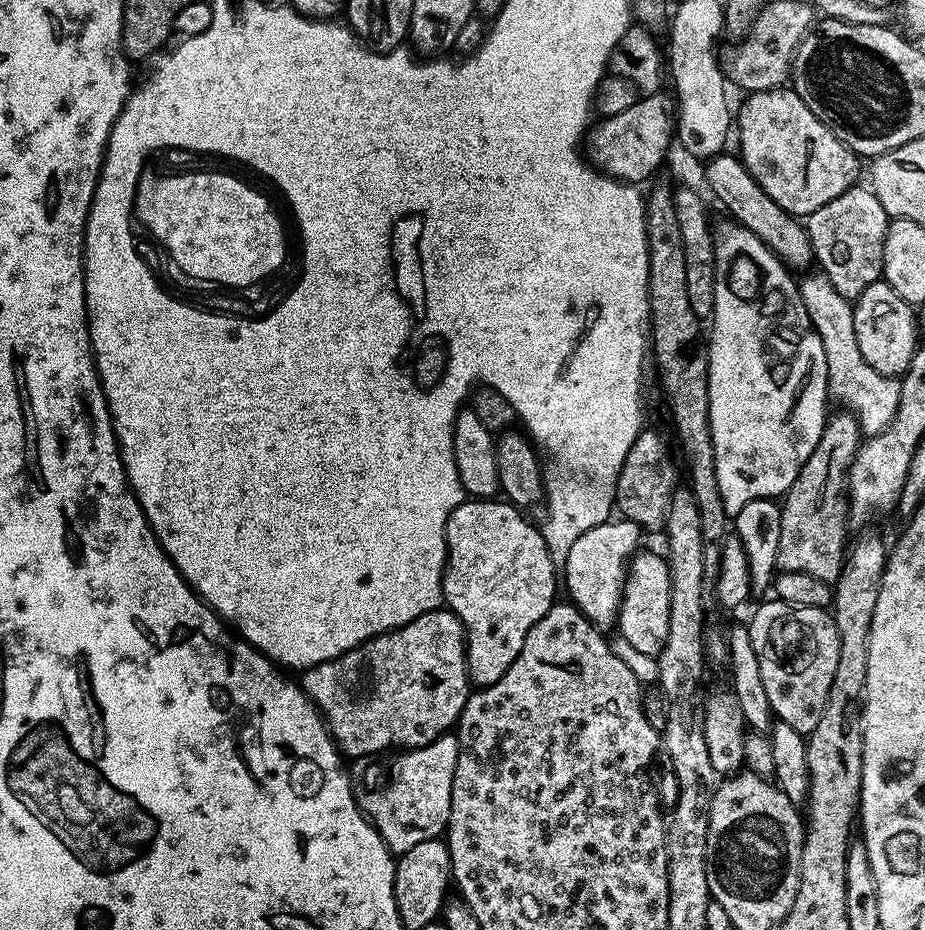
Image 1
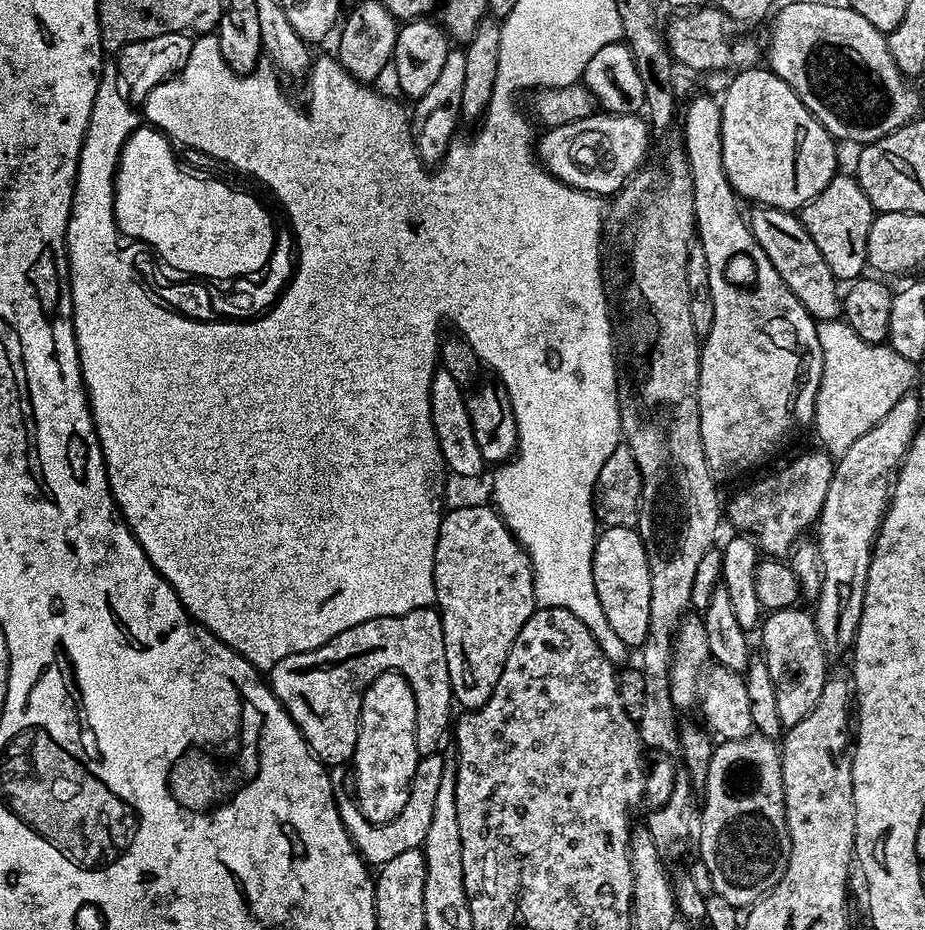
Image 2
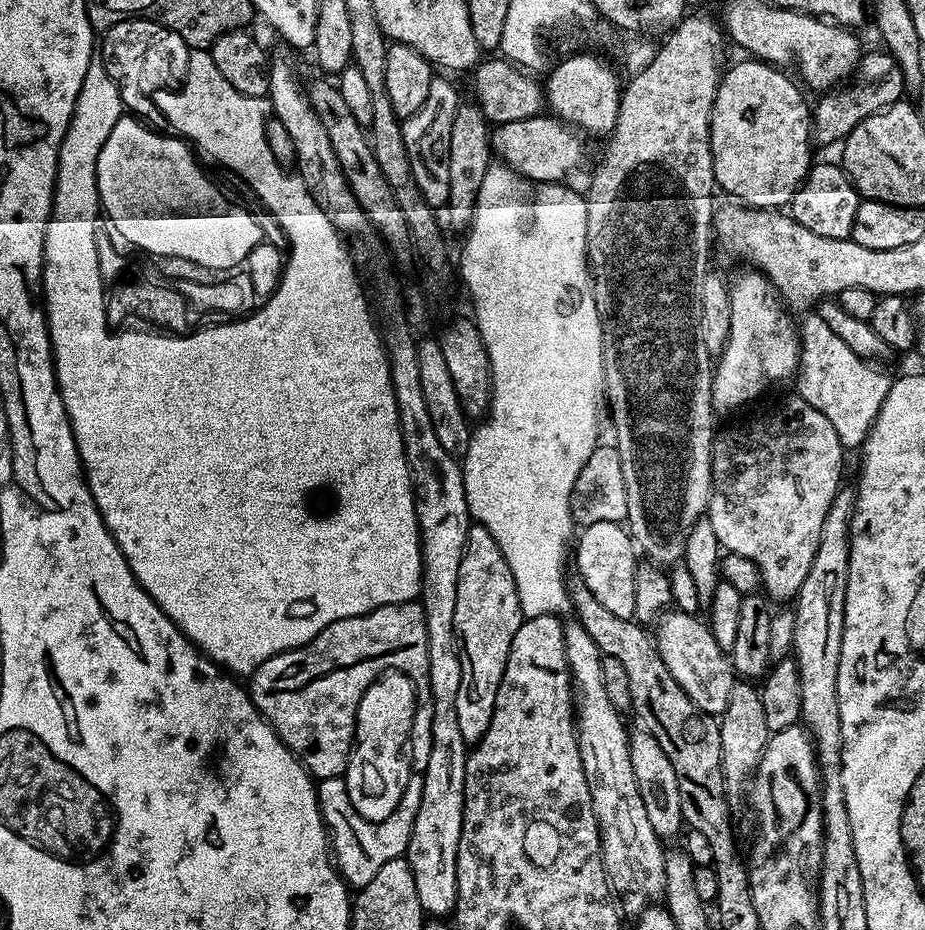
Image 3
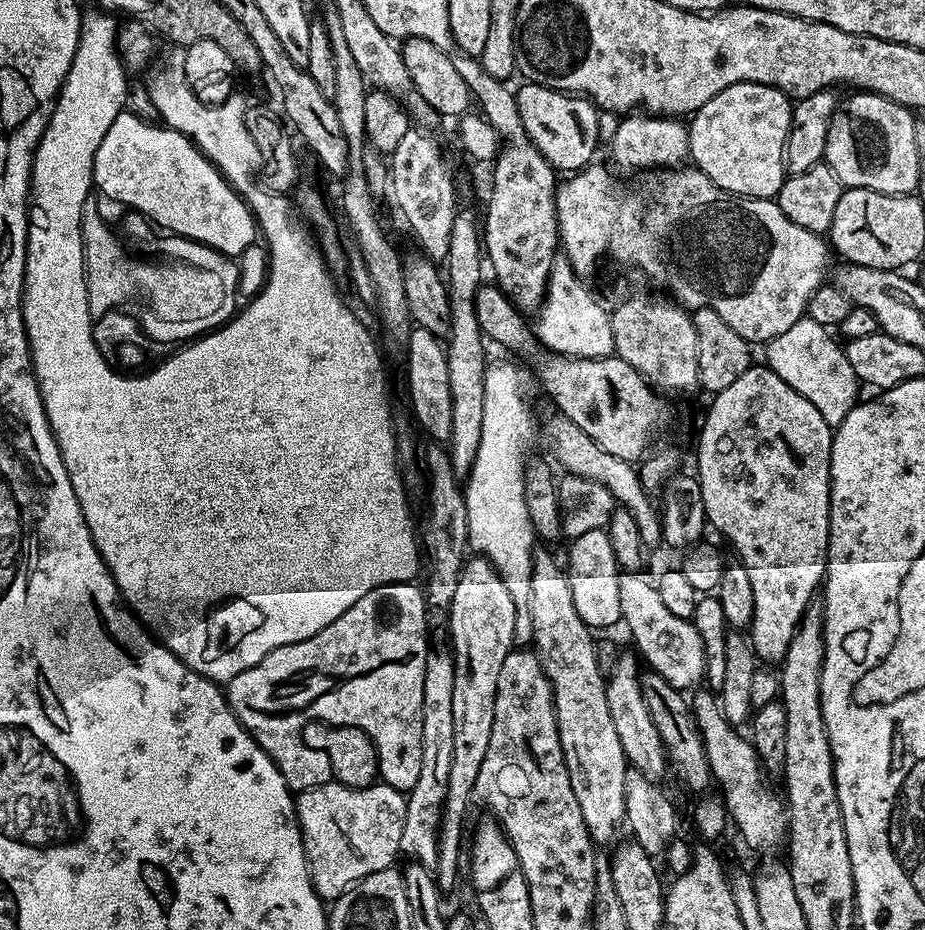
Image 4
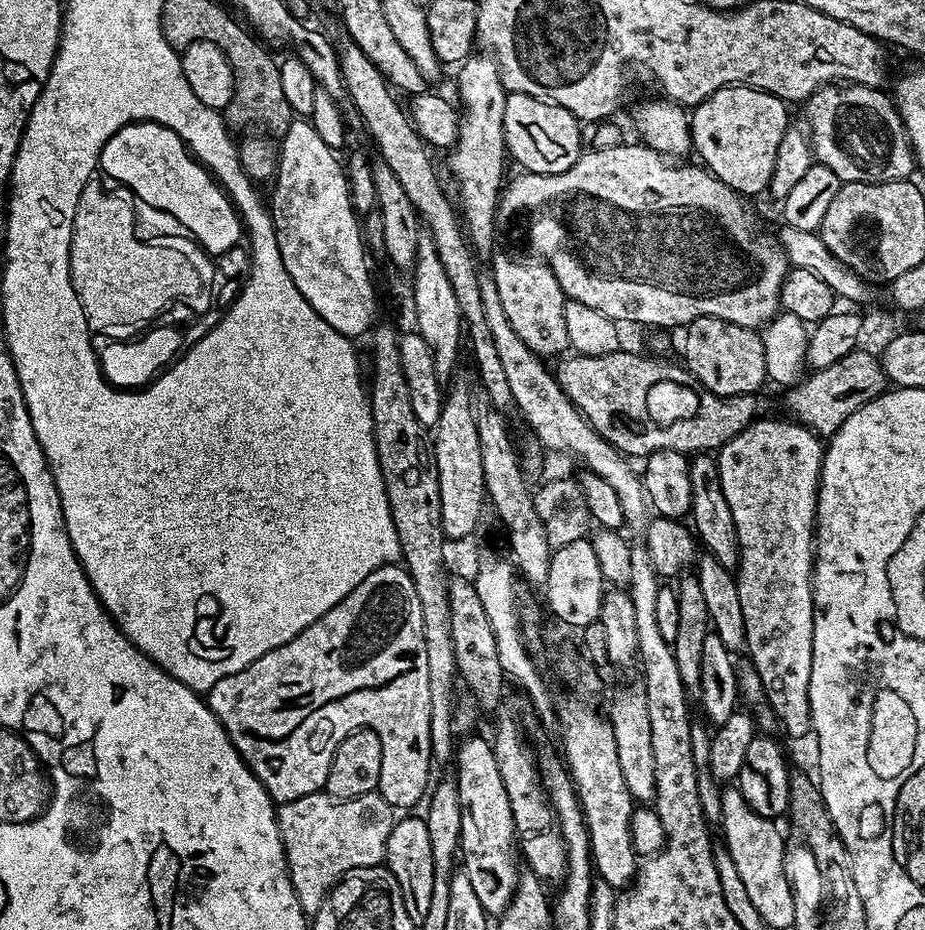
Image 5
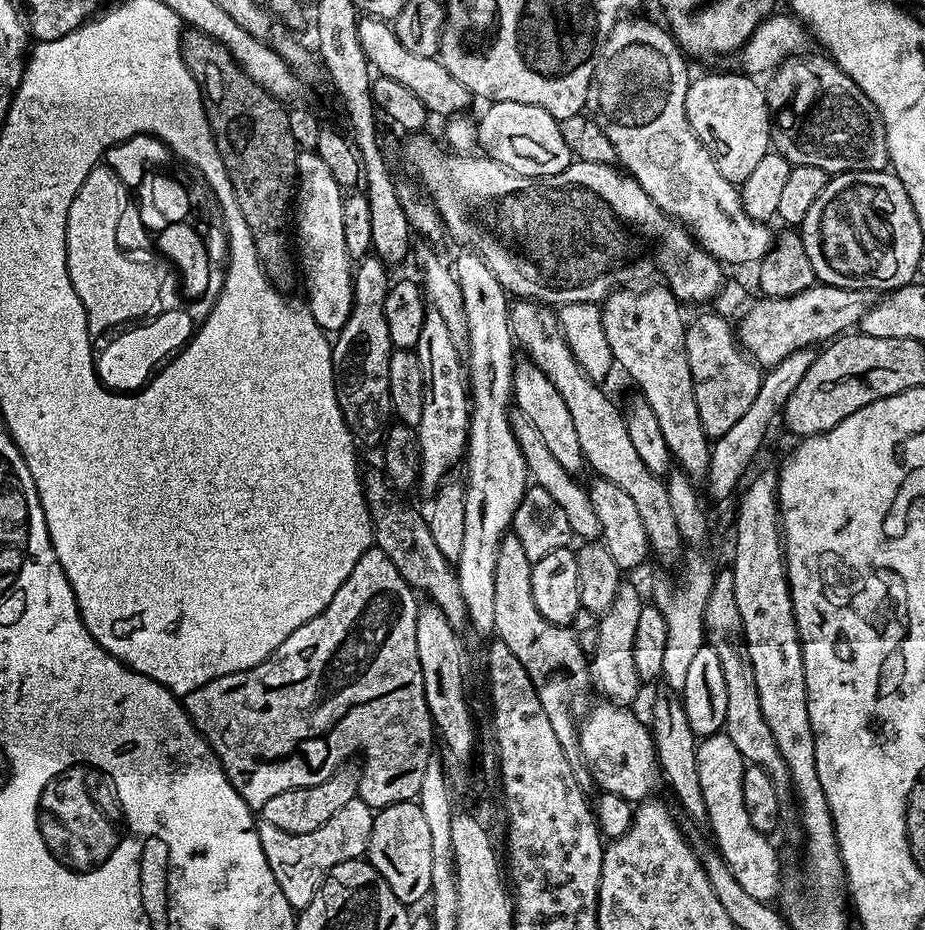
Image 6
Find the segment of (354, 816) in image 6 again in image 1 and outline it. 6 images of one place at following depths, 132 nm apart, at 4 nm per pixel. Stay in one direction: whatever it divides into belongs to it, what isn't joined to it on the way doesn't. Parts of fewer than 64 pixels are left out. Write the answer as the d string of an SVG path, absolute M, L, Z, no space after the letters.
M455 735L439 736L421 748L404 750L392 764L384 784L384 768L364 758L351 761L352 793L364 817L378 830L393 854L403 854L418 842L445 835L452 805L454 770L458 766L458 742Z

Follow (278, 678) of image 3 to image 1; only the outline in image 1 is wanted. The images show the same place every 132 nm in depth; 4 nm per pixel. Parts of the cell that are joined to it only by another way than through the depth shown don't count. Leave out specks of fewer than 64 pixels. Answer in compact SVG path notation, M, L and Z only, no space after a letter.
M441 606L435 612L424 612L414 618L414 622L393 632L383 632L362 642L337 660L303 669L302 676L304 692L320 709L328 731L345 757L372 758L375 752L392 743L401 744L399 747L404 750L421 748L445 735L459 721L460 712L468 701L470 681L464 627L455 614Z

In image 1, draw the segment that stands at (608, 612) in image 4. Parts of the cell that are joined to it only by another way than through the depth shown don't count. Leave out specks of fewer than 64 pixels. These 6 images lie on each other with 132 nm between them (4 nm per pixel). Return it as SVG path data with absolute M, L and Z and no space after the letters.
M637 551L628 566L628 575L624 578L624 593L620 599L620 615L618 617L618 635L626 638L634 650L642 654L659 657L660 651L666 646L666 634L670 626L670 570L667 559L656 552Z

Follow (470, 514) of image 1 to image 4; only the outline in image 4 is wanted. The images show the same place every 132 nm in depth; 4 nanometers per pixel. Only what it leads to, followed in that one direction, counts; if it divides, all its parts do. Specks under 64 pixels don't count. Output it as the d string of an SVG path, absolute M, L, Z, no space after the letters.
M476 554L465 559L464 569L460 571L458 586L454 590L454 602L448 611L446 632L452 635L450 651L456 657L454 670L454 759L450 764L450 782L446 790L444 817L440 823L440 845L438 846L438 862L434 869L437 884L448 890L456 884L456 875L460 872L460 843L465 843L464 819L468 816L468 803L474 800L474 782L478 782L478 770L482 770L482 762L486 759L486 749L490 747L490 730L494 730L494 698L498 690L498 673L502 670L502 662L514 650L516 635L514 634L514 598L510 598L510 590L496 573L495 566Z

